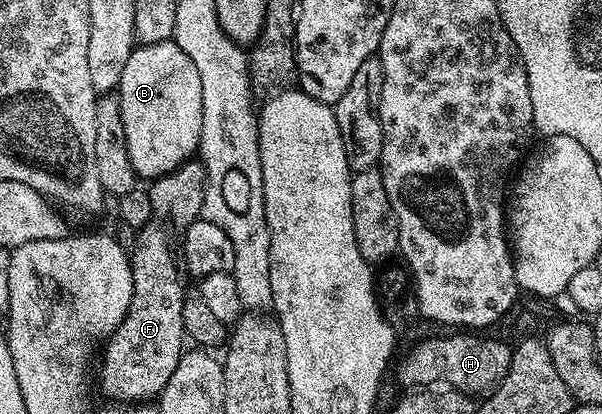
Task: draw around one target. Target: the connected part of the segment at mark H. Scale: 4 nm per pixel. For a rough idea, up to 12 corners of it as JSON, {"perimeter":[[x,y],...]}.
{"perimeter":[[454,331],[430,337],[402,361],[406,387],[445,383],[489,395],[511,346]]}

